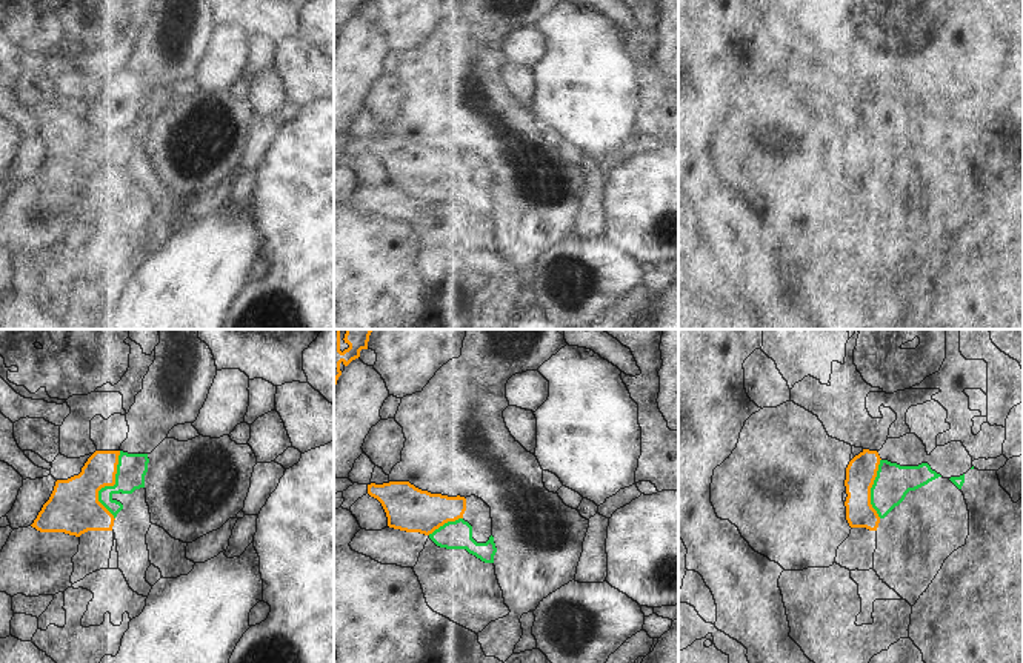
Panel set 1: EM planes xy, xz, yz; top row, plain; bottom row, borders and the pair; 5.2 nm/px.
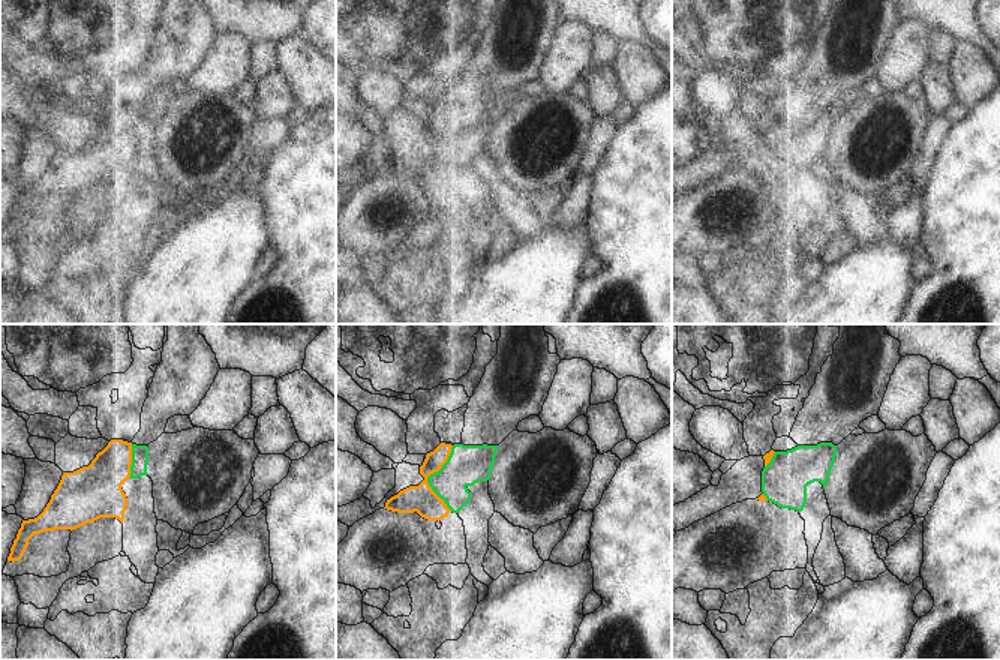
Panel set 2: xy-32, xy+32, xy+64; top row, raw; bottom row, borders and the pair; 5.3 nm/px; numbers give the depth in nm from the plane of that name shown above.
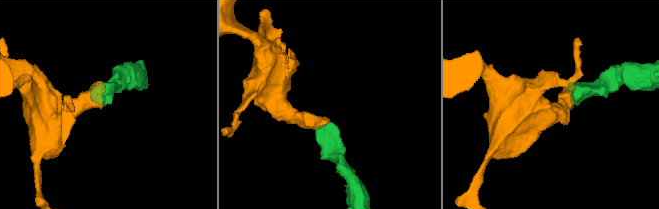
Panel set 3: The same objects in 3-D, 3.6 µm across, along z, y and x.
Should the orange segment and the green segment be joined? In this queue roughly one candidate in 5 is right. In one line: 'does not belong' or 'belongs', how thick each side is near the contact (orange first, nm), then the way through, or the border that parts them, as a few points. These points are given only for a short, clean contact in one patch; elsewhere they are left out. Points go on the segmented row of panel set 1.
belongs; 280 nm thick on the orange side, 160 nm on the other; runs through xy (73, 508), (99, 485), (108, 485), (131, 469)

